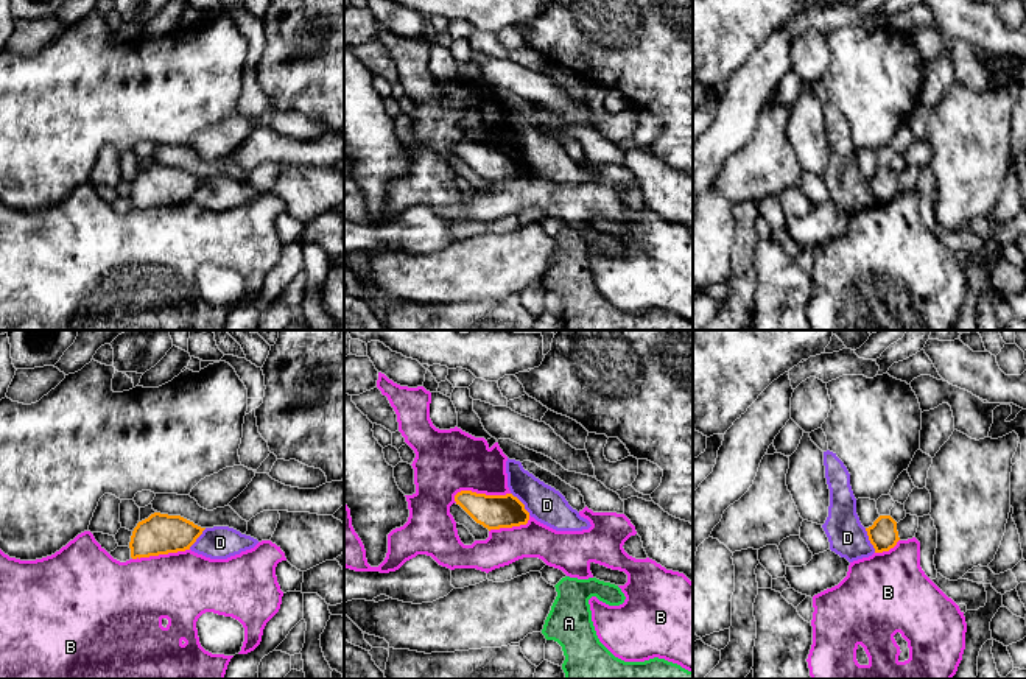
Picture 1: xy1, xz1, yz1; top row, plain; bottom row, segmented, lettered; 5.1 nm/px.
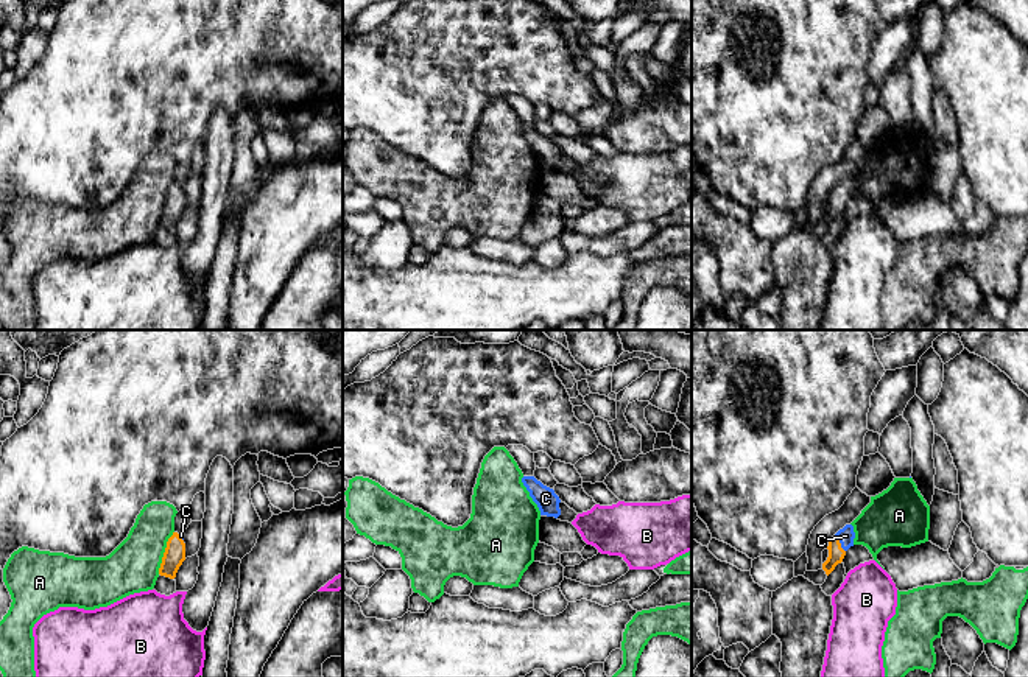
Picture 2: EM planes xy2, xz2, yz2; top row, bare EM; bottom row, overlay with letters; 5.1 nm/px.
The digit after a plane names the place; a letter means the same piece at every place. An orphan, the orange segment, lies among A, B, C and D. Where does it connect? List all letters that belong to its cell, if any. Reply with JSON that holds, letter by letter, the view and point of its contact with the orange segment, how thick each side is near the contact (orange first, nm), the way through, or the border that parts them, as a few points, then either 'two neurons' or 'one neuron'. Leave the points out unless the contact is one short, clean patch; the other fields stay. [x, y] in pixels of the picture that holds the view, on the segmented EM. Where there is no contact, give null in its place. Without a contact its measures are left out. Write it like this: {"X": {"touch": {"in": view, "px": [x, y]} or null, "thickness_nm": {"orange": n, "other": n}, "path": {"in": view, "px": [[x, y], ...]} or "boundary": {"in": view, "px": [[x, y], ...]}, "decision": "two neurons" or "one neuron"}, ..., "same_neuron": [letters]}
{"A": {"touch": {"in": "xy2", "px": [164, 553]}, "thickness_nm": {"orange": 110, "other": 260}, "decision": "two neurons"}, "B": {"touch": {"in": "xz1", "px": [480, 494]}, "thickness_nm": {"orange": 180, "other": 340}, "decision": "two neurons"}, "C": {"touch": {"in": "yz2", "px": [840, 543]}, "thickness_nm": {"orange": 80, "other": 90}, "path": {"in": "yz2", "px": [[835, 551], [840, 543], [846, 536]]}, "decision": "one neuron"}, "D": {"touch": {"in": "yz1", "px": [869, 539]}, "thickness_nm": {"orange": 150, "other": 200}, "decision": "two neurons"}, "same_neuron": ["C"]}

